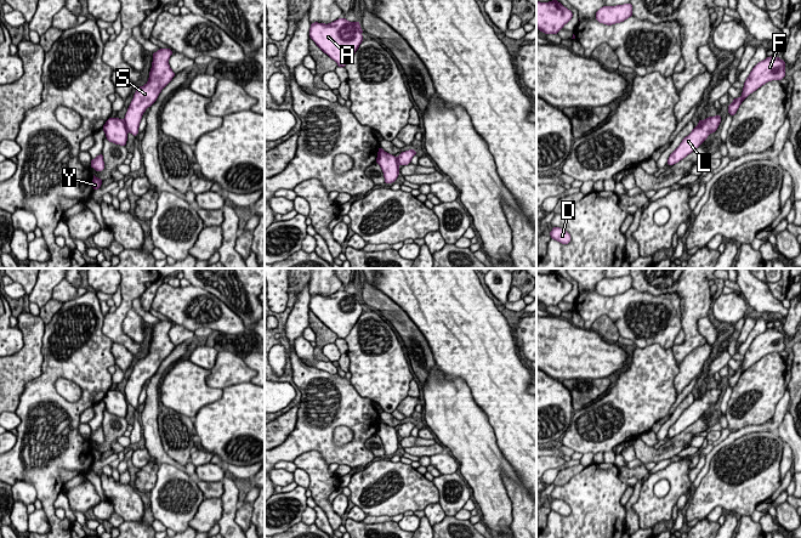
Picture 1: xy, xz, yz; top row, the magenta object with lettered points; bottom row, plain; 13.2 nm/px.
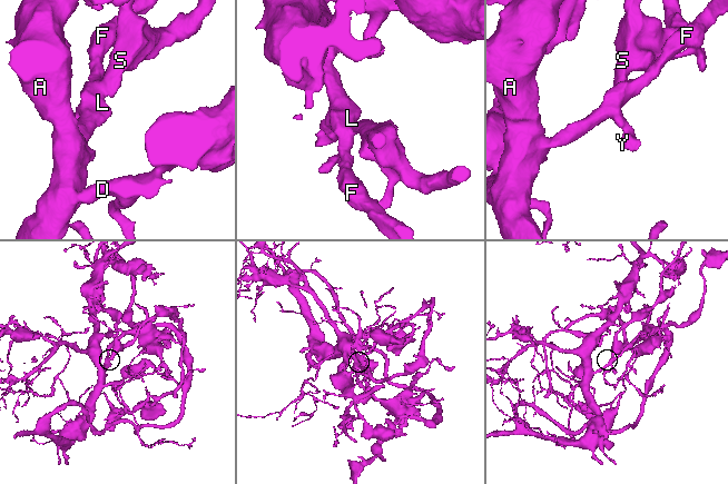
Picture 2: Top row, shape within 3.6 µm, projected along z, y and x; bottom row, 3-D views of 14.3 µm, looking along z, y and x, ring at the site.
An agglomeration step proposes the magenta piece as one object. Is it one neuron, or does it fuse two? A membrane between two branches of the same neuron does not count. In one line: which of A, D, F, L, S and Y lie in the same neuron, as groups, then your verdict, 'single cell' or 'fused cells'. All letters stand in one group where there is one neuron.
A D F L Y / S | fused cells

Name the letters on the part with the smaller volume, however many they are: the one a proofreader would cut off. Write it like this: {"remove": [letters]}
{"remove": ["S"]}

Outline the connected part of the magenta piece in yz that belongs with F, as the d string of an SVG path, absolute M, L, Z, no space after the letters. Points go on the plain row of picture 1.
M777 328L767 329L765 333L759 334L749 349L746 350L743 359L743 366L739 370L734 370L728 378L728 385L733 389L740 375L759 359L771 352L782 352L785 349L785 334Z

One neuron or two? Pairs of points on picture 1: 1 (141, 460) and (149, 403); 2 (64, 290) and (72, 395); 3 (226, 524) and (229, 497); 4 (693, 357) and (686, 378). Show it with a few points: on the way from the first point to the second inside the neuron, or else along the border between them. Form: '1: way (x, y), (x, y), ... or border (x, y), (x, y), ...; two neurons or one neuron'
1: border (146, 447), (149, 457); two neurons
2: border (78, 296), (63, 303); two neurons
3: way (228, 517), (229, 503); one neuron
4: way (693, 362), (687, 373); one neuron

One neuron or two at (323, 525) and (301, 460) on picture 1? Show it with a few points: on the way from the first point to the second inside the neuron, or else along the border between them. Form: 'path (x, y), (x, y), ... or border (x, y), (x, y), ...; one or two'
border (318, 505), (330, 525); two

